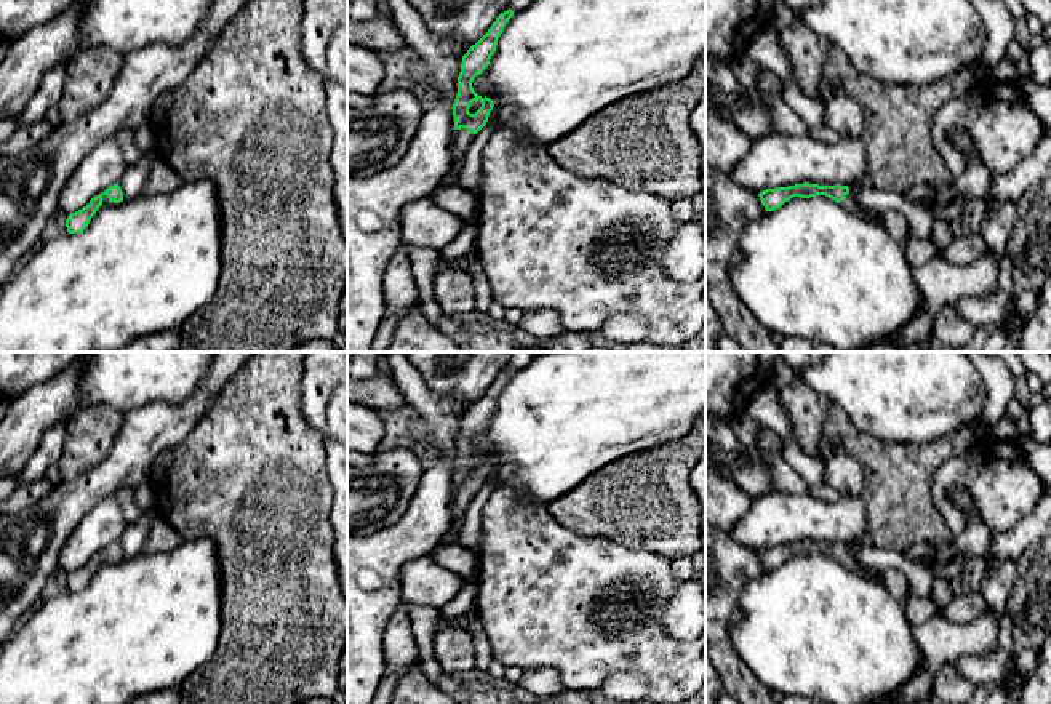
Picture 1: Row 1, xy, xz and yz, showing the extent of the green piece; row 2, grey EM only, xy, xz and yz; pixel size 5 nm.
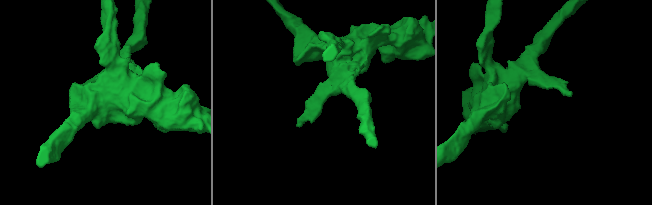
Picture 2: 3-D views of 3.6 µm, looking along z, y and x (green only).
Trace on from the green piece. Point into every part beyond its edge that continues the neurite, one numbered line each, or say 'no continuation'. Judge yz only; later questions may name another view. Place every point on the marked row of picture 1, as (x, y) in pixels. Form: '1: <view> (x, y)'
1: yz (850, 202)

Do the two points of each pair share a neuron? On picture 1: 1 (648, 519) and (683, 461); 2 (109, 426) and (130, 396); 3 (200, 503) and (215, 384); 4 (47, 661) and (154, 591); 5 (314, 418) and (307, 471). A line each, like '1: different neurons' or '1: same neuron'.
1: same neuron
2: different neurons
3: different neurons
4: same neuron
5: different neurons

